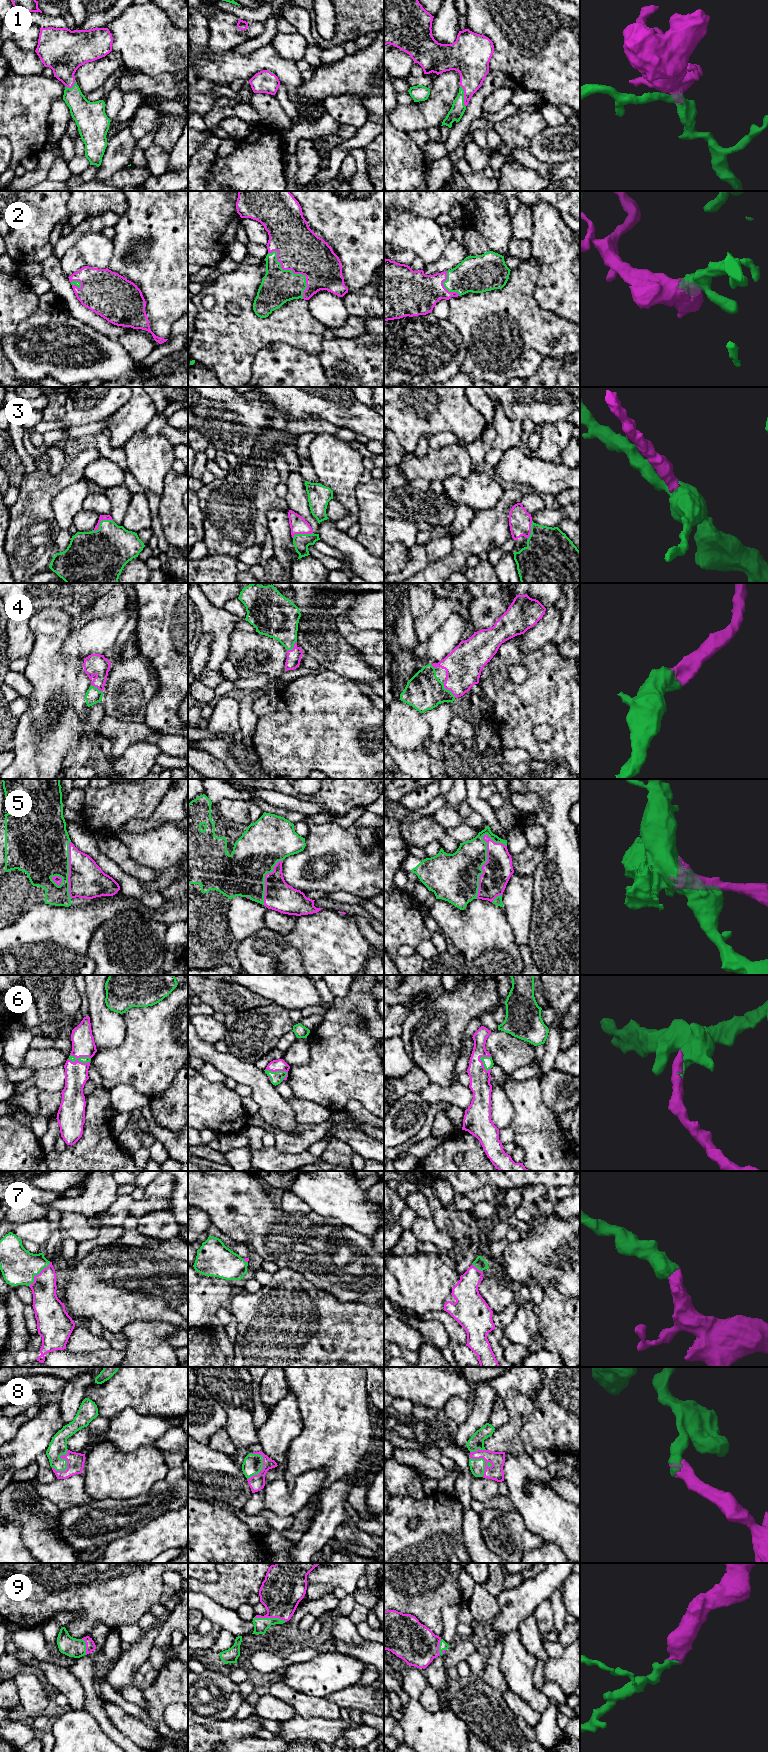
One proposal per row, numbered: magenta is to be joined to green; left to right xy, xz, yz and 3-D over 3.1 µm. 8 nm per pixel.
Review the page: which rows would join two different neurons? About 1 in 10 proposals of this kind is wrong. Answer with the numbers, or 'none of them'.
none of them

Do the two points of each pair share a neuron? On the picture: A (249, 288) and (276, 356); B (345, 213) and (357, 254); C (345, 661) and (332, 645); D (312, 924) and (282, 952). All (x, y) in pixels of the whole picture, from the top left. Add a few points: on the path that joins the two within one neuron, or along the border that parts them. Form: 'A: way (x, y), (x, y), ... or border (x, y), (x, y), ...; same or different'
A: border (294, 345), (288, 342), (270, 342), (253, 358); different
B: way (347, 223), (347, 242), (349, 244); same
C: way (341, 657), (333, 649); same
D: border (284, 935), (284, 939), (299, 952), (303, 964); different

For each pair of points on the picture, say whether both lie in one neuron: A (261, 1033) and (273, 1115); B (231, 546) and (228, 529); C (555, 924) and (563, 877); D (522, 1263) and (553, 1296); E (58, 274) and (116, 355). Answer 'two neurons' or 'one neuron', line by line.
A: two neurons
B: one neuron
C: one neuron
D: two neurons
E: two neurons

